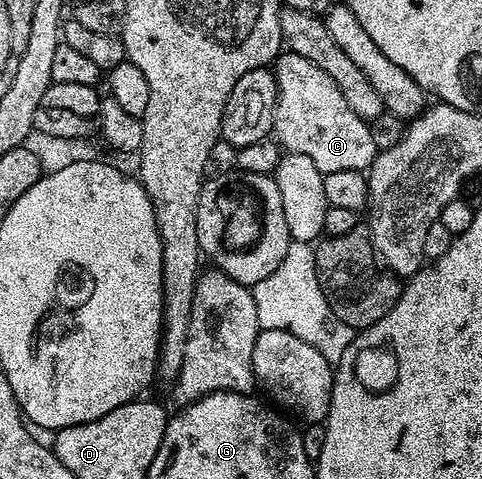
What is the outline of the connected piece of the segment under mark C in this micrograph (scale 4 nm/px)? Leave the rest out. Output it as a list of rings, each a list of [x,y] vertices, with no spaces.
[[[289,51],[278,54],[272,72],[278,88],[272,133],[279,146],[287,153],[308,155],[324,175],[336,171],[369,170],[380,151],[376,143],[372,143],[368,122],[348,107],[344,95],[340,95],[340,87],[336,87],[316,63]]]

